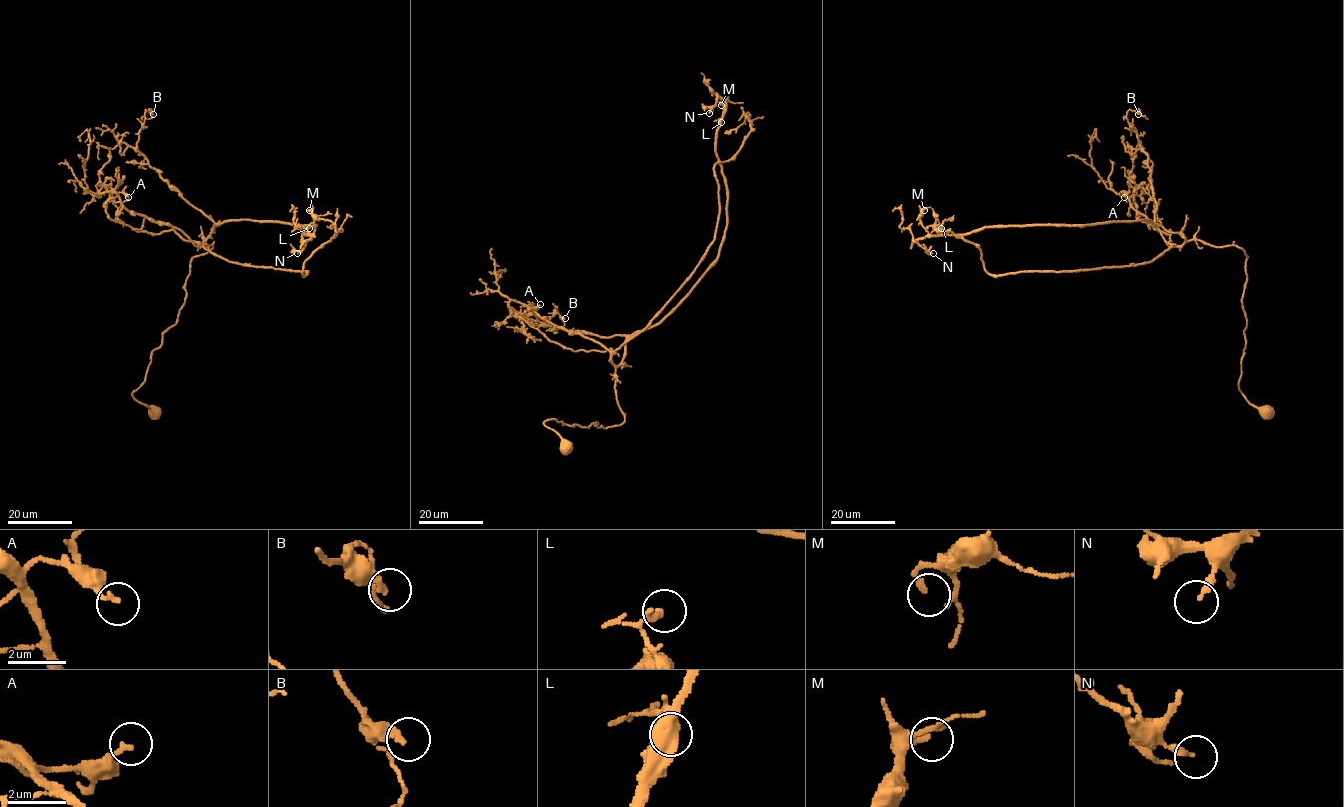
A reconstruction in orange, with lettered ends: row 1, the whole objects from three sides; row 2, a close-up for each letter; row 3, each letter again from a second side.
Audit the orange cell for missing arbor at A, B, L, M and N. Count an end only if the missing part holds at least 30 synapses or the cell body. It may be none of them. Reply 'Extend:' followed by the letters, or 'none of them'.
Extend: none of them

